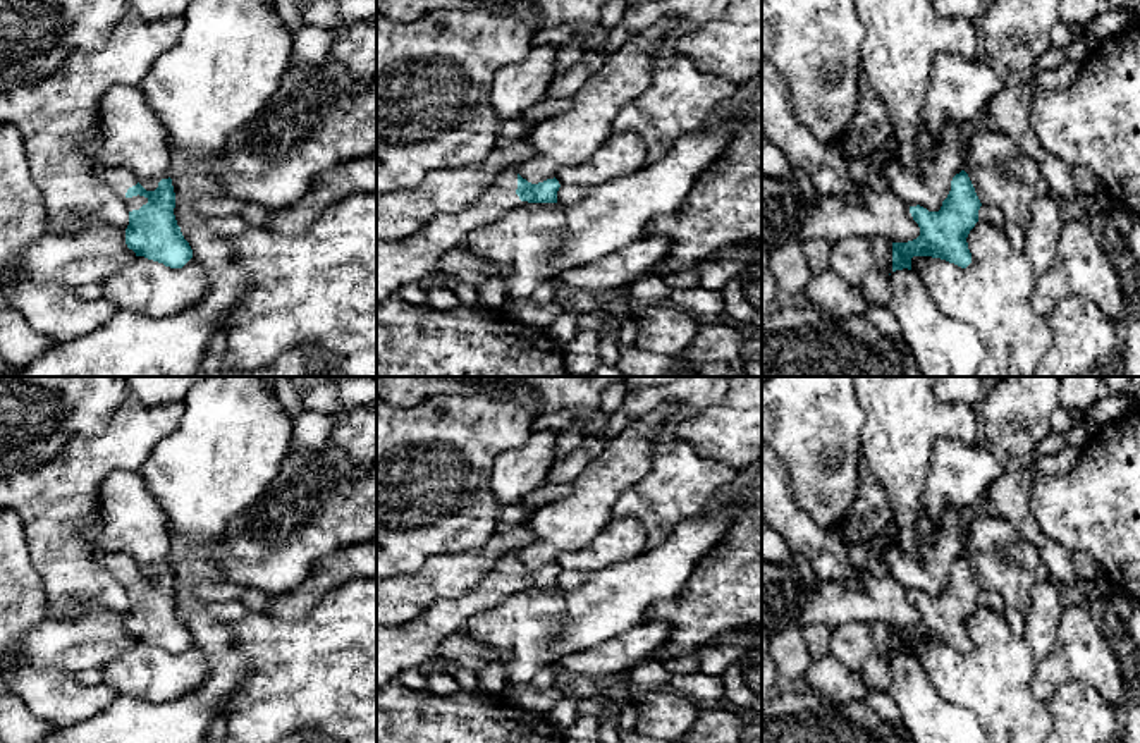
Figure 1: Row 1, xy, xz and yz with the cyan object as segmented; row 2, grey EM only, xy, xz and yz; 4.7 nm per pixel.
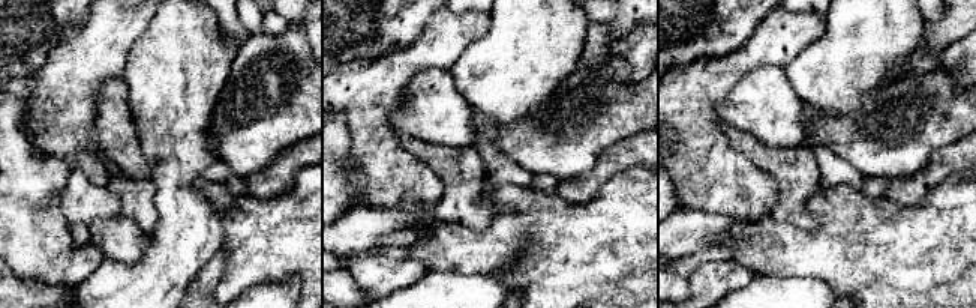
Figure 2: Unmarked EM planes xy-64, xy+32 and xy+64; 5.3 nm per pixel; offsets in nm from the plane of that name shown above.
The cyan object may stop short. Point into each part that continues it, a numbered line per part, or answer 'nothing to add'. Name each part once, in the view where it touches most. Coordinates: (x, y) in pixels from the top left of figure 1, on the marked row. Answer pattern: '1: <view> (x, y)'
1: xy (119, 179)

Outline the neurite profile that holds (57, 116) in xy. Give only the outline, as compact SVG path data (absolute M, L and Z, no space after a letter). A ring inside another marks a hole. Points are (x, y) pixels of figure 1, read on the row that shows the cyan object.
M129 9L100 50L74 52L57 72L15 81L0 93L0 124L17 127L24 139L31 179L46 201L48 234L77 234L88 215L110 227L127 229L129 210L124 200L96 175L98 163L91 155L100 138L101 98L115 86L139 86L155 60L177 43L181 28L182 17L144 21Z

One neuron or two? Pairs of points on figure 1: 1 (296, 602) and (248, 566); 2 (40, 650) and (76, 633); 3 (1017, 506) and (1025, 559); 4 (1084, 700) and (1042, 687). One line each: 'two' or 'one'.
1: two
2: one
3: two
4: two

